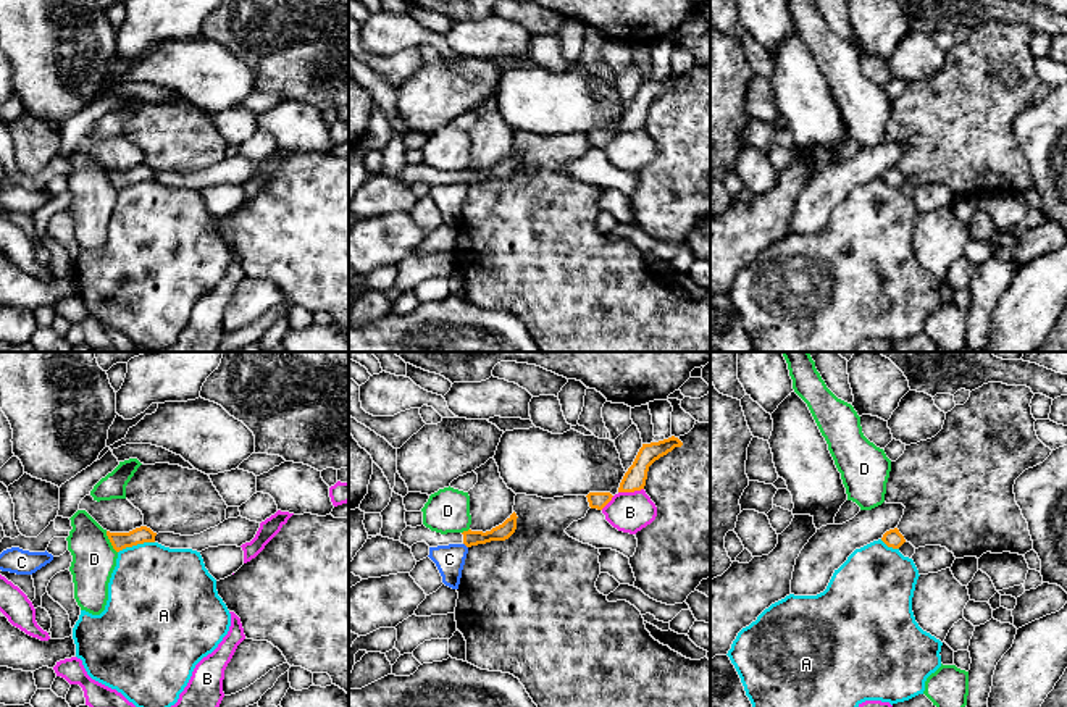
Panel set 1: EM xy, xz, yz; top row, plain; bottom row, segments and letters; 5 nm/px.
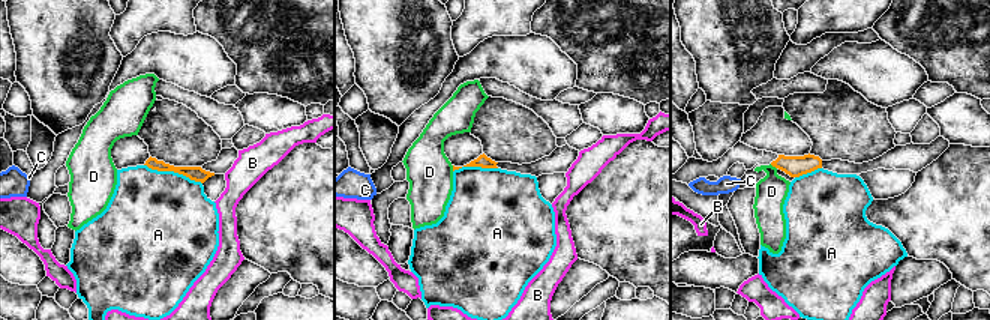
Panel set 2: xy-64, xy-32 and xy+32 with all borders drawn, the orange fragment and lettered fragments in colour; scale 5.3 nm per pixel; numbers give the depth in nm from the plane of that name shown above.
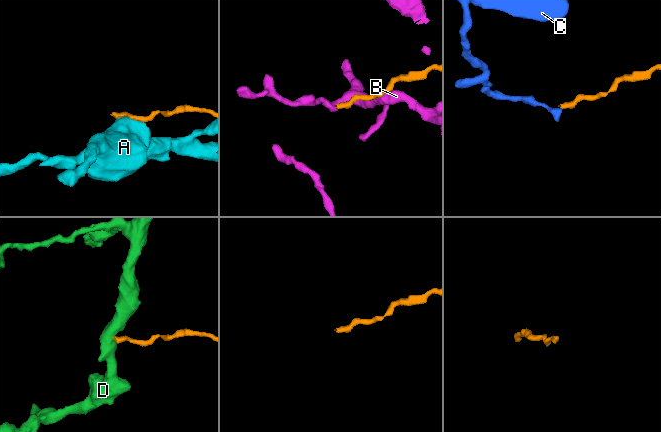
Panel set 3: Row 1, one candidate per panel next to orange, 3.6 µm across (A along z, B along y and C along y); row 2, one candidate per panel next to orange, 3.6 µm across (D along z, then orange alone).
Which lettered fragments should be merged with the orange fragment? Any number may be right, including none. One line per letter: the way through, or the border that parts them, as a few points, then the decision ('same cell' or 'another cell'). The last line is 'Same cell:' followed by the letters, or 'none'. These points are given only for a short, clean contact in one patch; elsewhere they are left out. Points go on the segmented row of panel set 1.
A: another cell
B: border xz (643, 488), (619, 493); another cell
C: border xz (464, 543), (467, 548); another cell
D: border xy (105, 531), (117, 552); another cell
Same cell: none

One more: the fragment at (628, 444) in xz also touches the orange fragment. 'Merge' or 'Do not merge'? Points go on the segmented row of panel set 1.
Do not merge

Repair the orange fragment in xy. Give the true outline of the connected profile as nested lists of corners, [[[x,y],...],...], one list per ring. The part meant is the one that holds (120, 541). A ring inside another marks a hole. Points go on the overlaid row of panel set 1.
[[[147,526],[136,528],[129,533],[110,533],[107,536],[116,552],[144,542],[155,542],[157,533]]]

